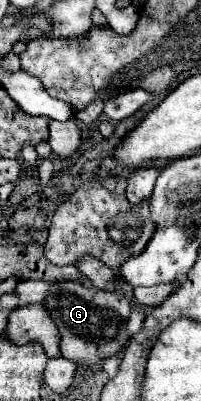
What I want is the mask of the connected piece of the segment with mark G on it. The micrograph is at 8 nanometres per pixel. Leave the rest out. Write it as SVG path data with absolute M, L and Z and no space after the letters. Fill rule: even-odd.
M61 281L55 283L47 297L43 299L45 309L49 311L53 323L61 333L61 353L65 359L83 365L99 365L103 359L121 355L129 335L127 335L127 319L129 319L129 301L119 289L87 289L81 283Z

